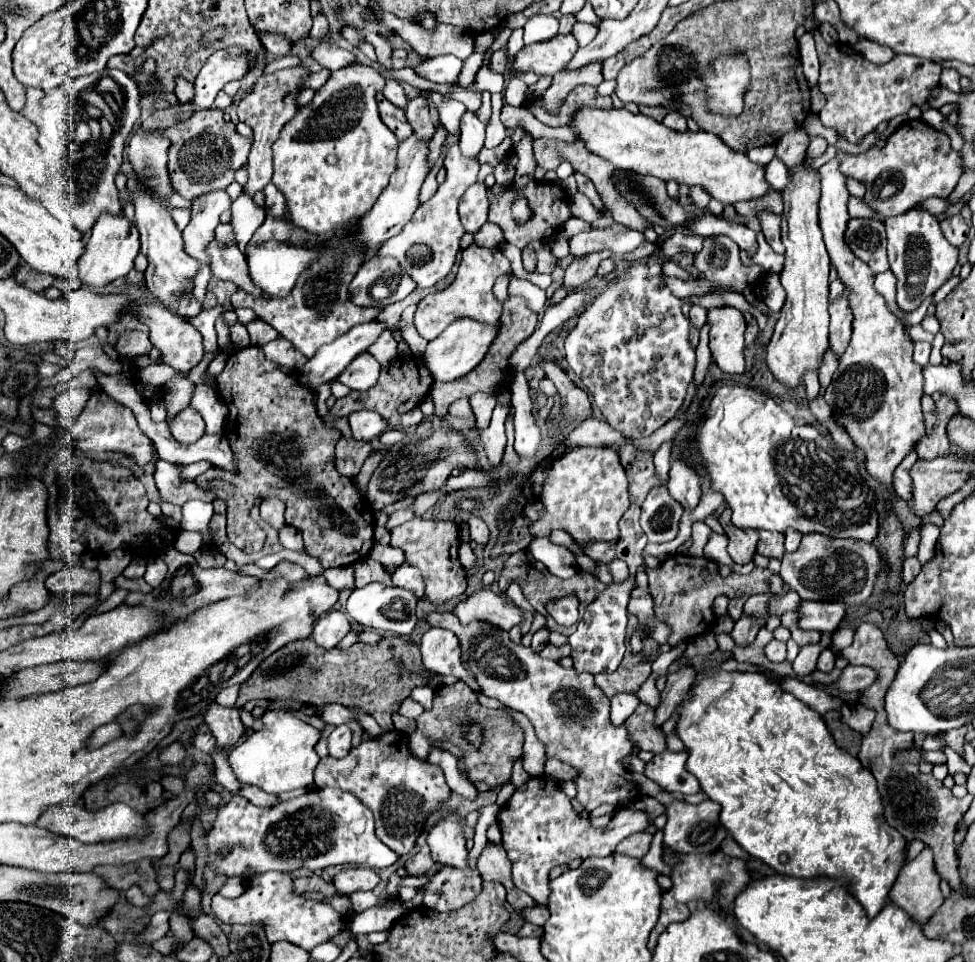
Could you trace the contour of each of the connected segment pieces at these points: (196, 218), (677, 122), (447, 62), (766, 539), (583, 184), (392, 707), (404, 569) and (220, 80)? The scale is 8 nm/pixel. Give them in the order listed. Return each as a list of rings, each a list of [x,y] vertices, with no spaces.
[[[211,191],[193,199],[191,221],[183,229],[185,251],[191,257],[209,263],[209,257],[203,253],[205,245],[215,237],[215,227],[219,225],[219,217],[229,207],[231,207],[231,199],[225,191]]]
[[[677,111],[667,113],[667,117],[663,119],[663,125],[673,129],[673,131],[687,131],[687,119],[681,113],[677,113]]]
[[[443,55],[443,57],[427,59],[425,63],[417,65],[415,71],[433,83],[455,83],[461,73],[461,67],[463,67],[461,59],[453,55]]]
[[[757,531],[759,533],[759,543],[757,543],[757,553],[765,555],[765,557],[777,557],[781,559],[783,555],[783,535],[775,533],[775,531]]]
[[[575,173],[575,181],[577,181],[579,191],[581,191],[583,195],[587,195],[587,197],[589,197],[589,201],[591,201],[595,207],[599,207],[599,209],[605,213],[603,203],[601,203],[601,199],[599,199],[599,195],[597,195],[597,191],[595,191],[593,183],[591,183],[591,181],[589,181],[585,175],[581,175],[581,173]]]
[[[387,633],[377,645],[355,643],[349,649],[323,649],[311,639],[297,639],[269,655],[269,661],[263,661],[253,671],[241,685],[237,705],[241,709],[247,703],[245,699],[295,699],[315,705],[319,711],[327,703],[341,703],[373,715],[375,721],[389,731],[393,727],[391,713],[399,709],[413,687],[427,683],[429,679],[421,663],[419,647],[399,635]]]
[[[401,563],[399,567],[395,567],[395,571],[391,573],[391,581],[393,585],[397,587],[403,587],[403,589],[411,589],[417,599],[423,597],[423,577],[421,577],[421,571],[417,571],[417,567],[409,565],[409,563]]]
[[[231,47],[231,49],[215,51],[207,59],[203,69],[199,71],[197,81],[193,85],[195,87],[193,99],[187,105],[191,107],[191,111],[211,107],[213,99],[223,89],[223,85],[229,81],[241,79],[247,71],[249,71],[249,65],[245,61],[245,55],[241,49]]]

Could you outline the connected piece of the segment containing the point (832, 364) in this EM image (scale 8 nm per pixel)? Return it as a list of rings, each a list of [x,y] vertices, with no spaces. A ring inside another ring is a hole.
[[[827,351],[825,353],[825,359],[823,359],[823,365],[821,365],[821,369],[819,369],[819,383],[821,383],[821,387],[825,389],[829,383],[831,383],[831,377],[833,377],[833,373],[835,373],[835,369],[837,369],[837,359],[835,359],[835,355],[831,353],[831,351]]]

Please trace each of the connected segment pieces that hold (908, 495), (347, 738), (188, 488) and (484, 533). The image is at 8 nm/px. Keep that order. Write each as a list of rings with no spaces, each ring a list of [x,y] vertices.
[[[909,453],[895,469],[895,493],[905,501],[913,499],[913,481],[909,481],[909,469],[913,467],[913,463],[917,463],[917,459],[917,453]]]
[[[337,725],[335,731],[329,735],[329,755],[335,759],[341,759],[347,755],[351,747],[351,729],[347,725]]]
[[[157,459],[155,483],[157,483],[157,489],[161,493],[161,499],[175,503],[175,505],[183,505],[191,499],[201,499],[201,501],[213,501],[215,499],[215,495],[211,491],[203,491],[195,483],[183,481],[179,477],[179,467],[175,467],[173,463],[161,461],[161,459]]]
[[[471,517],[467,523],[469,523],[469,529],[471,529],[471,539],[475,543],[479,543],[479,545],[487,545],[487,541],[489,541],[489,527],[485,525],[485,521],[479,519],[479,517]]]

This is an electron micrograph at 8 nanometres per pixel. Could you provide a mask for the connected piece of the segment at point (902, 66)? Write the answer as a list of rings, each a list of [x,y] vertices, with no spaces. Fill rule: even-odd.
[[[815,31],[815,45],[821,61],[819,89],[827,103],[819,117],[825,127],[833,127],[849,143],[859,143],[867,133],[875,131],[881,121],[889,121],[907,113],[913,105],[923,105],[931,91],[939,85],[941,65],[911,55],[895,55],[889,63],[873,65],[855,49],[843,43],[825,43]]]

